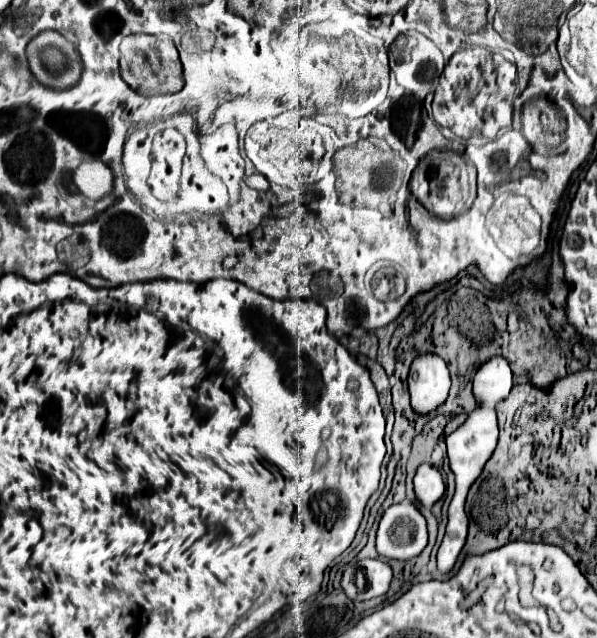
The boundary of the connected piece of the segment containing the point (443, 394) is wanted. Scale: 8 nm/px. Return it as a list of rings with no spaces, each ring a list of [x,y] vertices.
[[[436,353],[416,355],[410,365],[408,387],[416,413],[438,409],[446,401],[450,389],[450,375],[444,359]]]

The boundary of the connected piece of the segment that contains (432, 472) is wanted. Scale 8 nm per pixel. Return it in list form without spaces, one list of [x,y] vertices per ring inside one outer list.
[[[430,463],[420,465],[414,477],[414,491],[416,497],[422,501],[422,505],[434,505],[446,491],[440,471]]]

